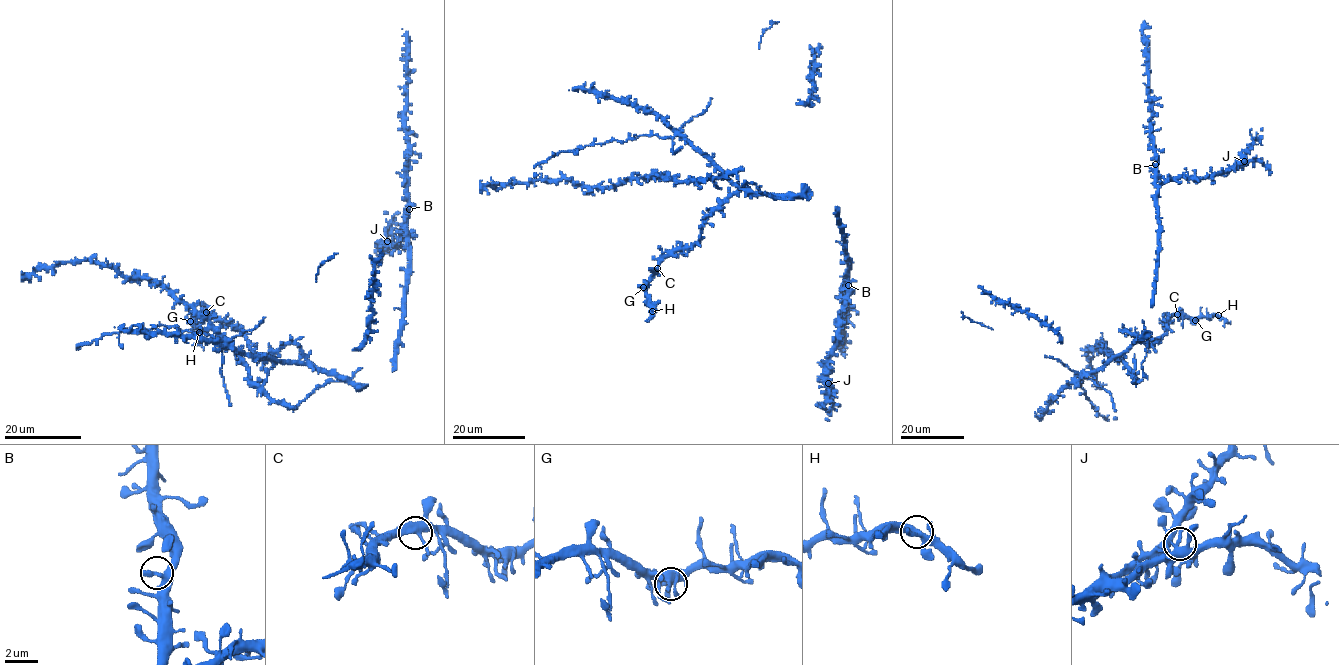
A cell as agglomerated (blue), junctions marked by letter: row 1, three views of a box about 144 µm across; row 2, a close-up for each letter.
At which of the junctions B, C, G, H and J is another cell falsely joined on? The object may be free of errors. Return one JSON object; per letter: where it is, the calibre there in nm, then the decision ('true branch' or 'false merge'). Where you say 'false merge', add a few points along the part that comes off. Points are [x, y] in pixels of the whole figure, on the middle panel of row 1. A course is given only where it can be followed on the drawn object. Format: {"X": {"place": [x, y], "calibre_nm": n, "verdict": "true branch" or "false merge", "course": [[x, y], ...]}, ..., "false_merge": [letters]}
{"B": {"place": [848, 285], "calibre_nm": 300, "verdict": "true branch"}, "C": {"place": [657, 268], "calibre_nm": 400, "verdict": "true branch"}, "G": {"place": [643, 287], "calibre_nm": 300, "verdict": "true branch"}, "H": {"place": [652, 311], "calibre_nm": 300, "verdict": "true branch"}, "J": {"place": [828, 383], "calibre_nm": 320, "verdict": "true branch"}, "false_merge": []}

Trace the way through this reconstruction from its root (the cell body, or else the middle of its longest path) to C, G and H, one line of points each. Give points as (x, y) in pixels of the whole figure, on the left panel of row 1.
C: (350, 381), (317, 370), (294, 343), (285, 344), (263, 359), (259, 357), (238, 329), (206, 311)
G: (350, 381), (317, 370), (294, 343), (285, 344), (263, 359), (238, 329), (214, 315), (204, 312), (190, 321)
H: (350, 381), (317, 370), (294, 343), (259, 357), (238, 329), (207, 312), (193, 320), (199, 331)

